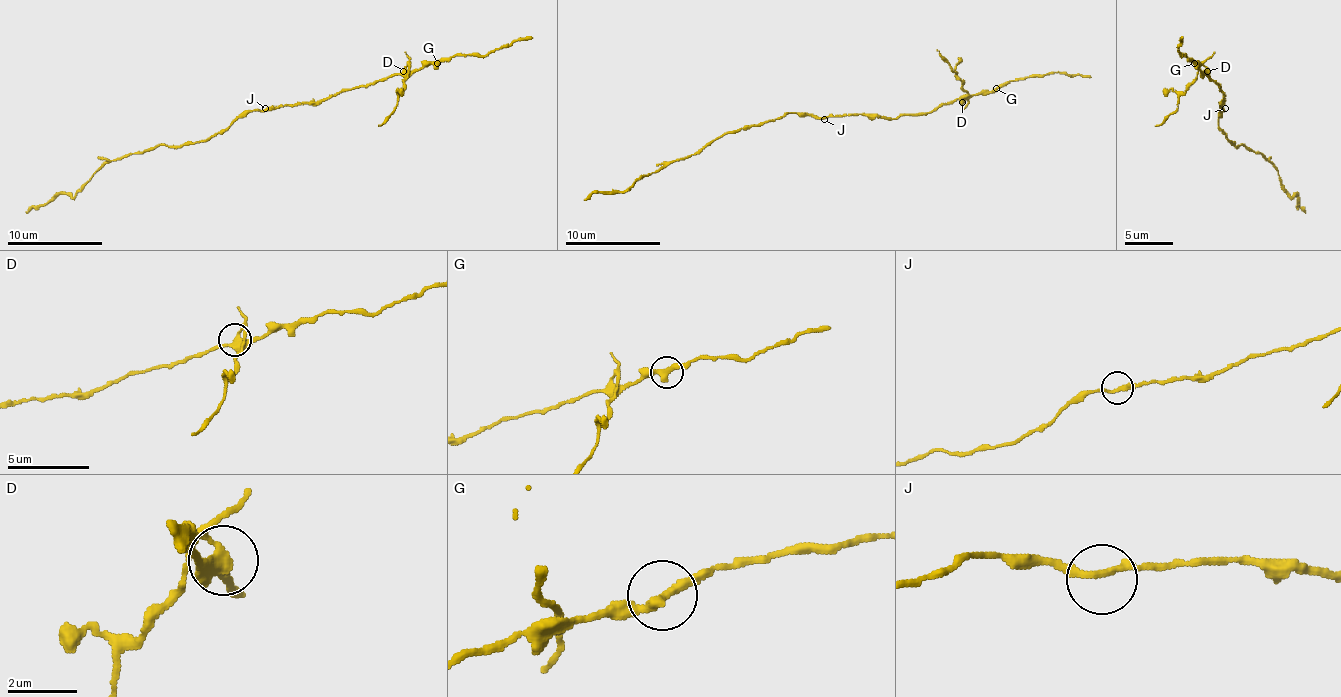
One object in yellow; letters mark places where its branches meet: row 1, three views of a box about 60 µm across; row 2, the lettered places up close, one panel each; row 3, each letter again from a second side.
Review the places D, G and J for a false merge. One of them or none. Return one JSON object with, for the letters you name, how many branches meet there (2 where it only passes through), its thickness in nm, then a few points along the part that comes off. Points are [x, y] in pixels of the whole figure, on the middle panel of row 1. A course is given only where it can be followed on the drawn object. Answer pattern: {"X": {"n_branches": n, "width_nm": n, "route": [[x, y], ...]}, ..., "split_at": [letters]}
{"D": {"n_branches": 3, "width_nm": 320, "route": [[962, 102], [967, 93], [936, 50]]}, "split_at": ["D"]}

